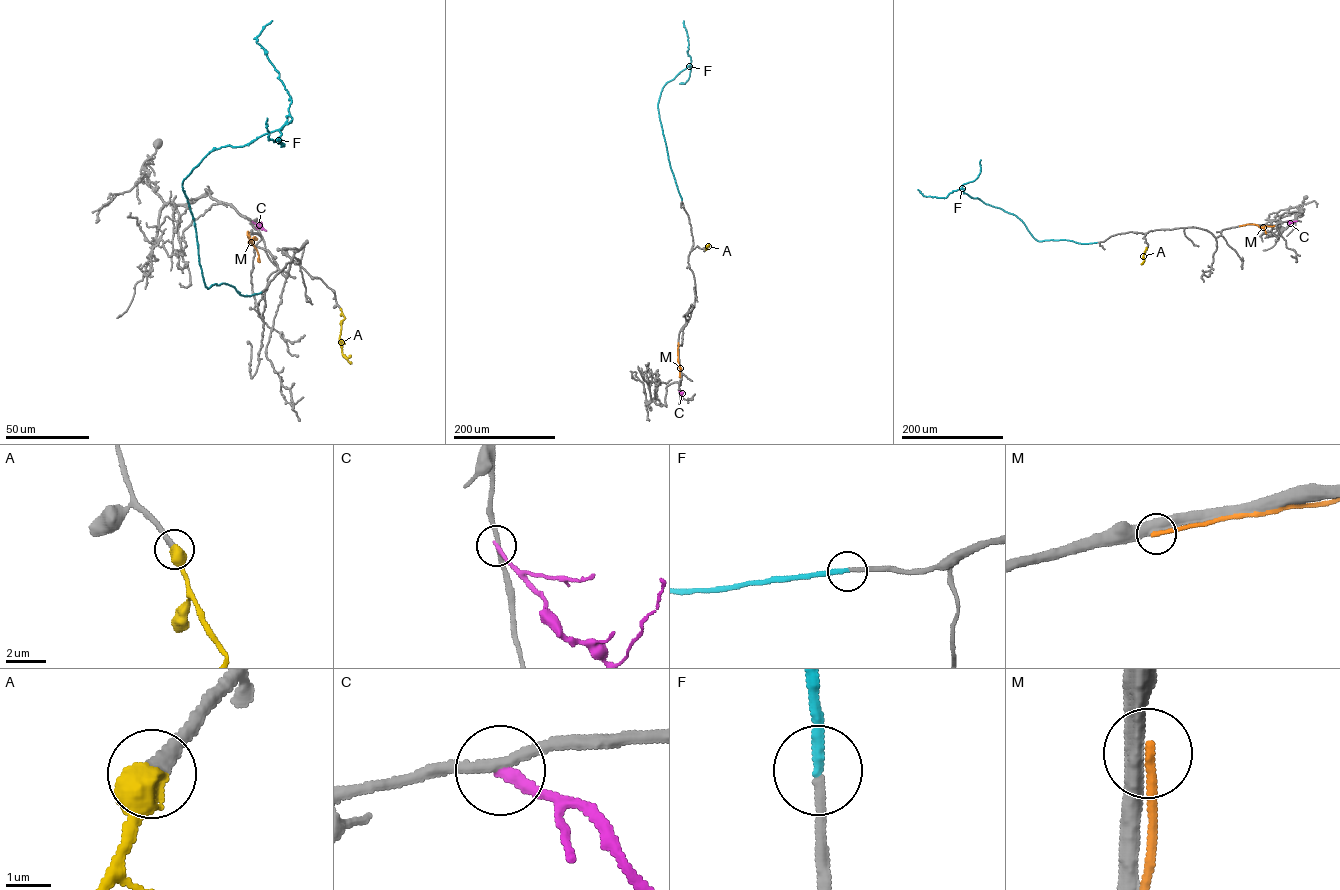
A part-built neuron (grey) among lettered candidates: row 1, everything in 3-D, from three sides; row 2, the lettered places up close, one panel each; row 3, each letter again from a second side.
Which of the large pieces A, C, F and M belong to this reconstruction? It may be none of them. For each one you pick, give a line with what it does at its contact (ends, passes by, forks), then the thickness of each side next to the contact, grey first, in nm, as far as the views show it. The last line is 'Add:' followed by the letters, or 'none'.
A: It ends there. Thickness 320 nm (grey) against 650 nm
F: It ends there. Thickness 200 nm (grey) against 240 nm
Add: A, F

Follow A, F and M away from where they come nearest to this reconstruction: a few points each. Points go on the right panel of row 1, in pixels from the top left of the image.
A: (1146, 247), (1141, 264)
F: (1097, 242), (1038, 241), (1015, 215), (962, 193), (964, 189), (945, 198), (924, 196), (917, 189)
M: (1239, 226), (1274, 225)

